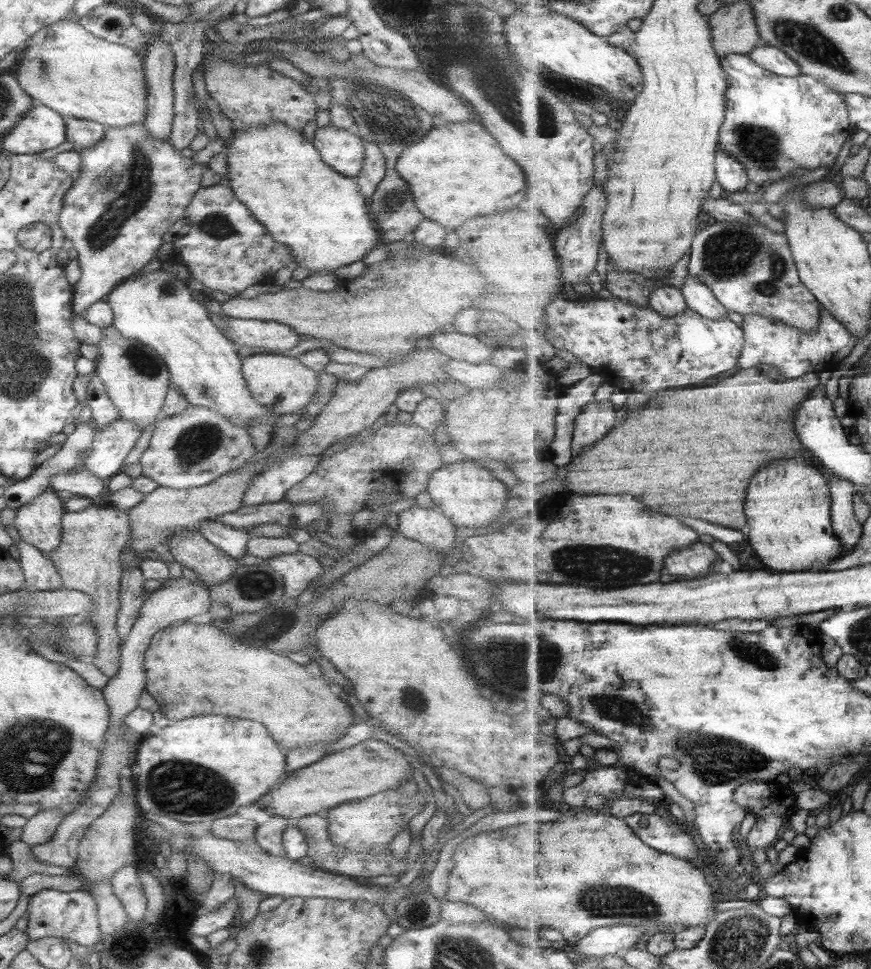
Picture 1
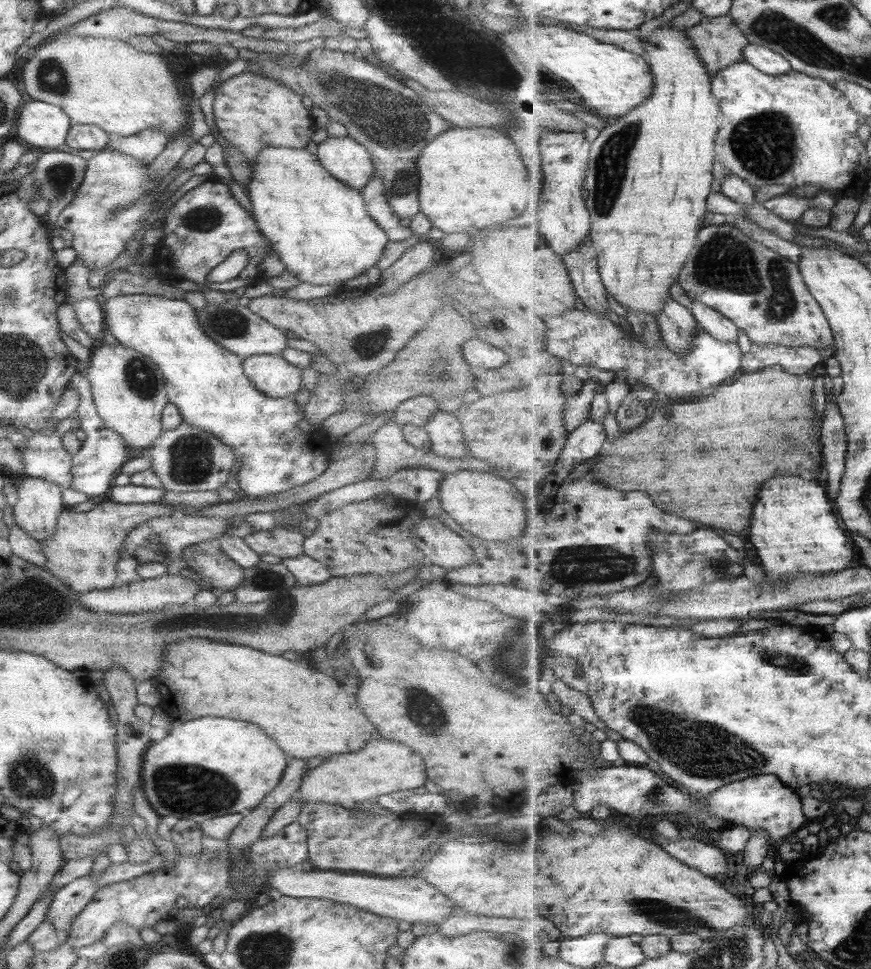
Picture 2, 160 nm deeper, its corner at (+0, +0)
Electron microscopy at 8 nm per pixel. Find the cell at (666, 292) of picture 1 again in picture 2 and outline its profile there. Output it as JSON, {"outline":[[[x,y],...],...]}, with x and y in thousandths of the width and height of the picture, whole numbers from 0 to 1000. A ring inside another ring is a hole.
{"outline":[[[767,308],[754,330],[762,355],[770,363],[785,367],[788,363],[796,361],[797,349],[804,336],[793,319]]]}

